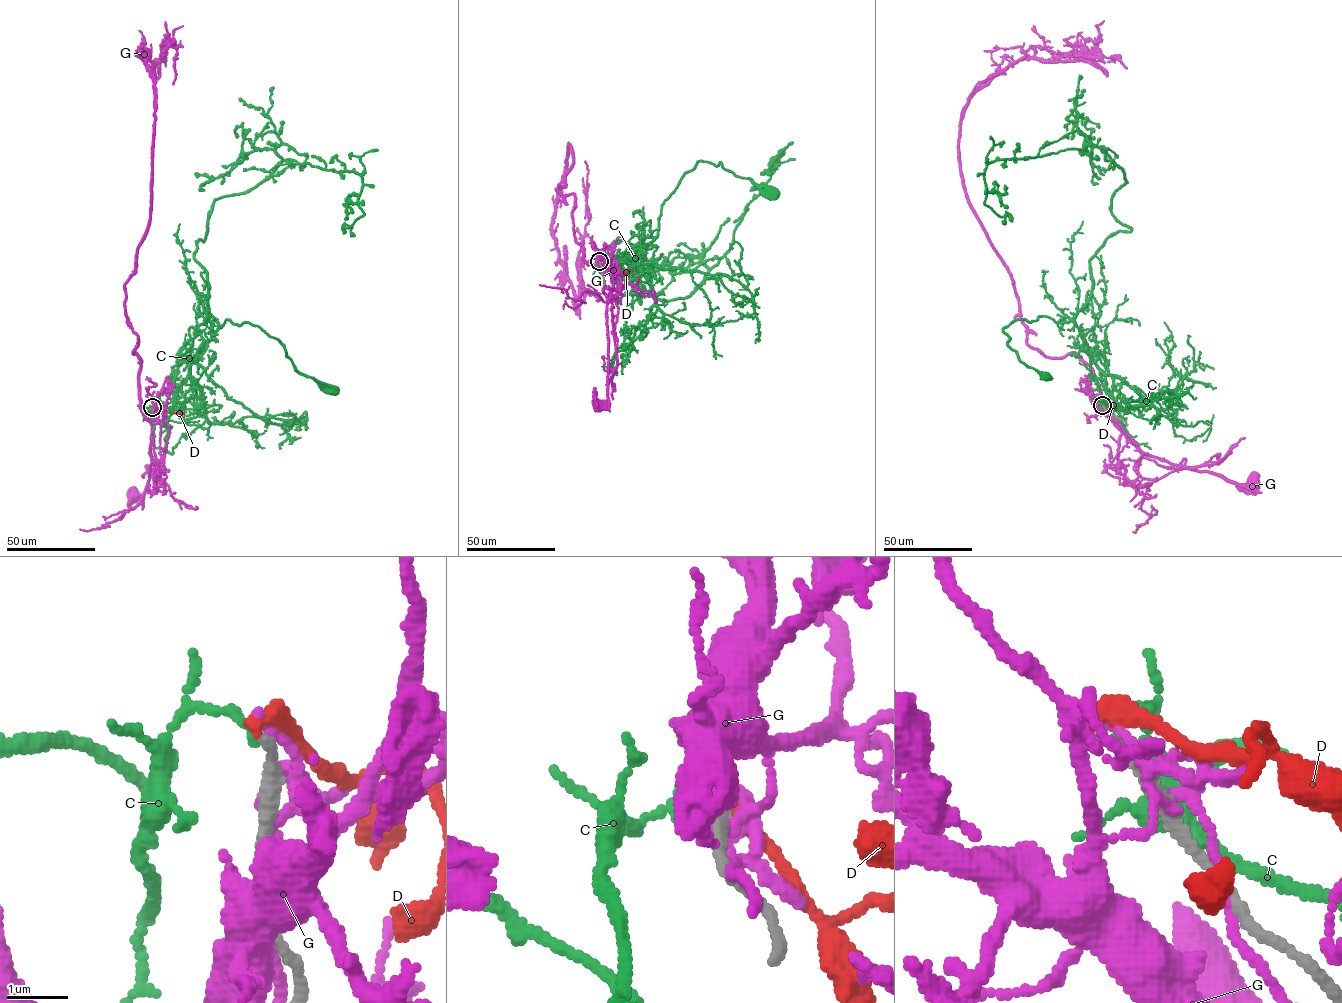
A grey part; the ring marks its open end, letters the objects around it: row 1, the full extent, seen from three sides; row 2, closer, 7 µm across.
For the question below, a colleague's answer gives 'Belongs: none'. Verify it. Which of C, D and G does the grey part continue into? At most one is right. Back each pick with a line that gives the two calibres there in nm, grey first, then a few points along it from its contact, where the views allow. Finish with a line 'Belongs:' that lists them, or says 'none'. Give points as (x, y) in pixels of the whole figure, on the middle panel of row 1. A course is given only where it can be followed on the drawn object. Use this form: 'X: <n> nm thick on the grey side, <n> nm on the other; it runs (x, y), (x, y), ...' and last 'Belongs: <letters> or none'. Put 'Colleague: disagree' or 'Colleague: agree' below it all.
D: 200 nm thick on the grey side, 300 nm on the other; it runs (599, 261), (605, 269), (615, 267), (620, 274), (634, 279)
Belongs: D
Colleague: disagree

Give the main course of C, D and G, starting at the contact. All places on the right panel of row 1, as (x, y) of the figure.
C: (1102, 406), (1110, 410), (1116, 403), (1072, 321), (1016, 319), (1003, 328), (1008, 345), (1045, 377)
D: (1102, 406), (1123, 408)
G: (1102, 405), (1124, 434), (1144, 453), (1191, 469), (1221, 474), (1238, 483), (1248, 485), (1252, 480)

